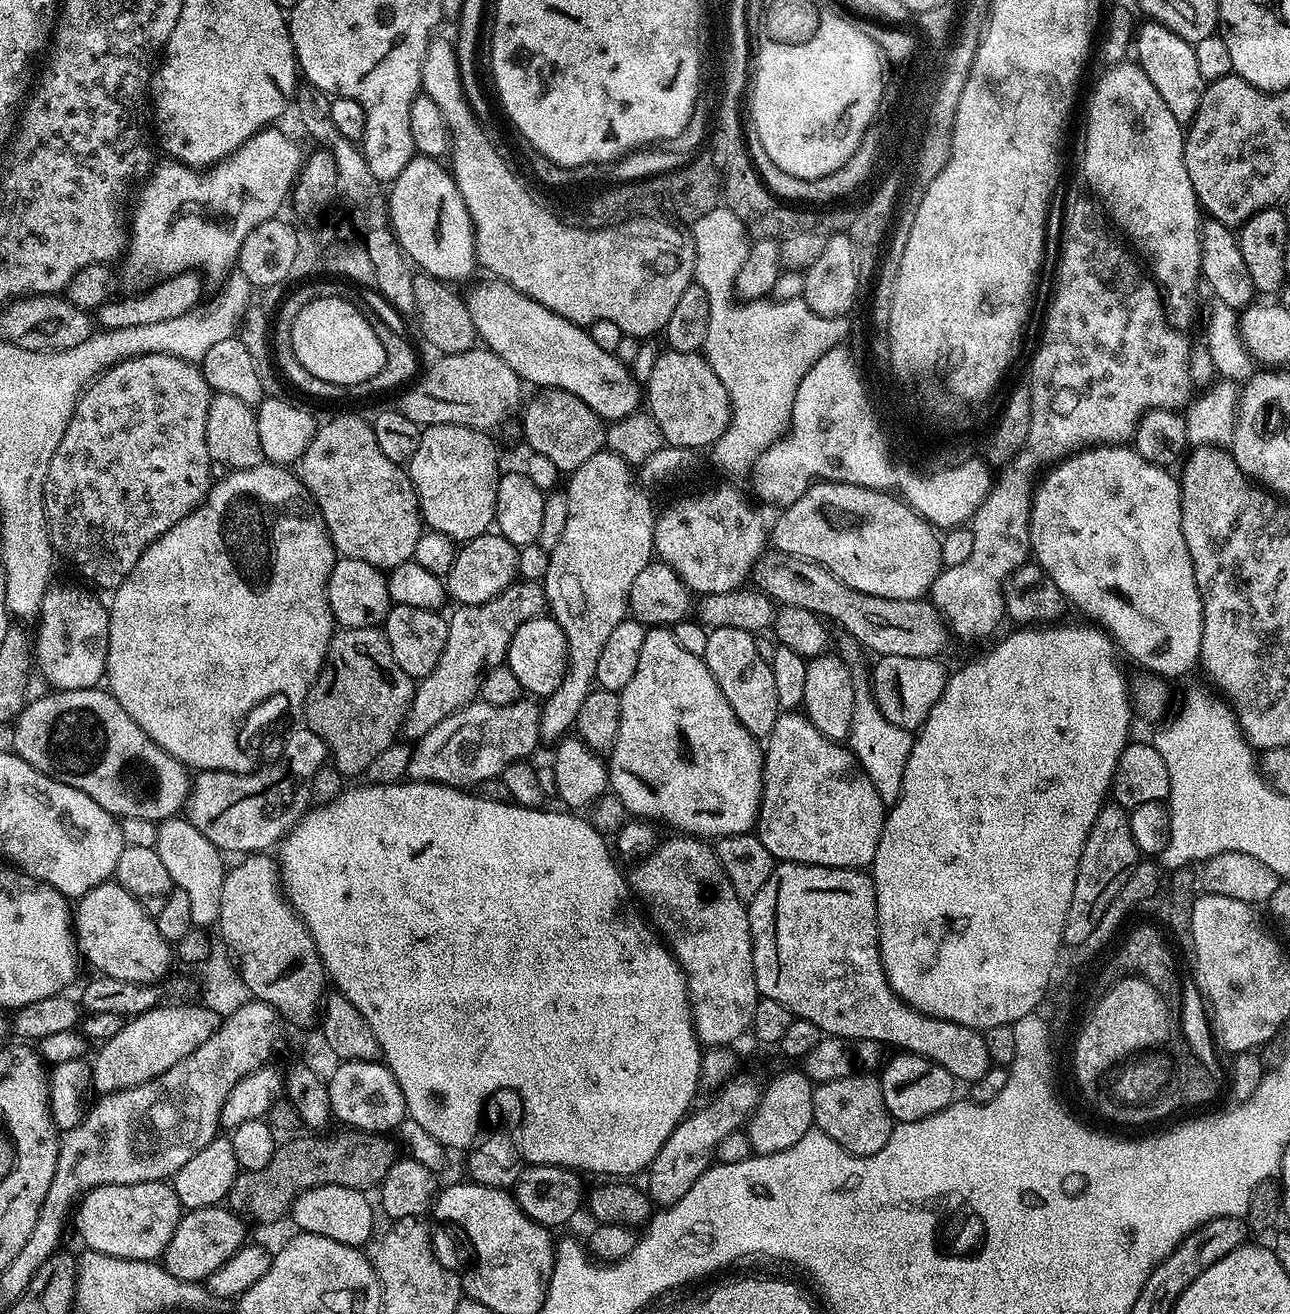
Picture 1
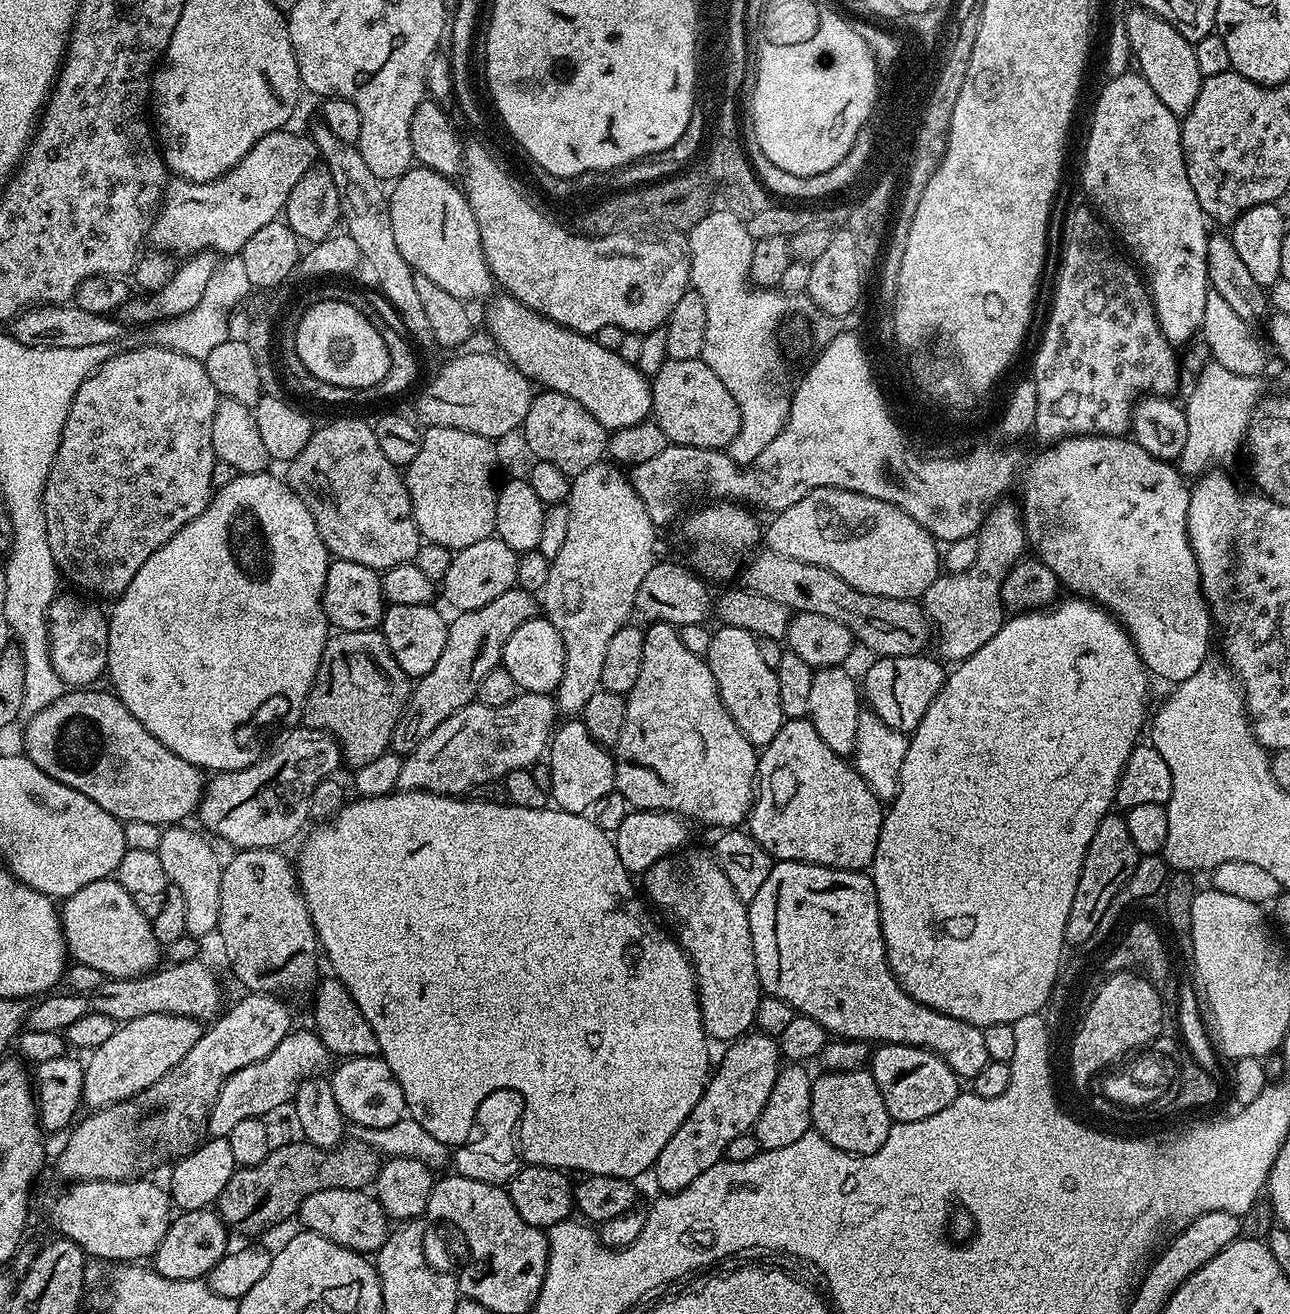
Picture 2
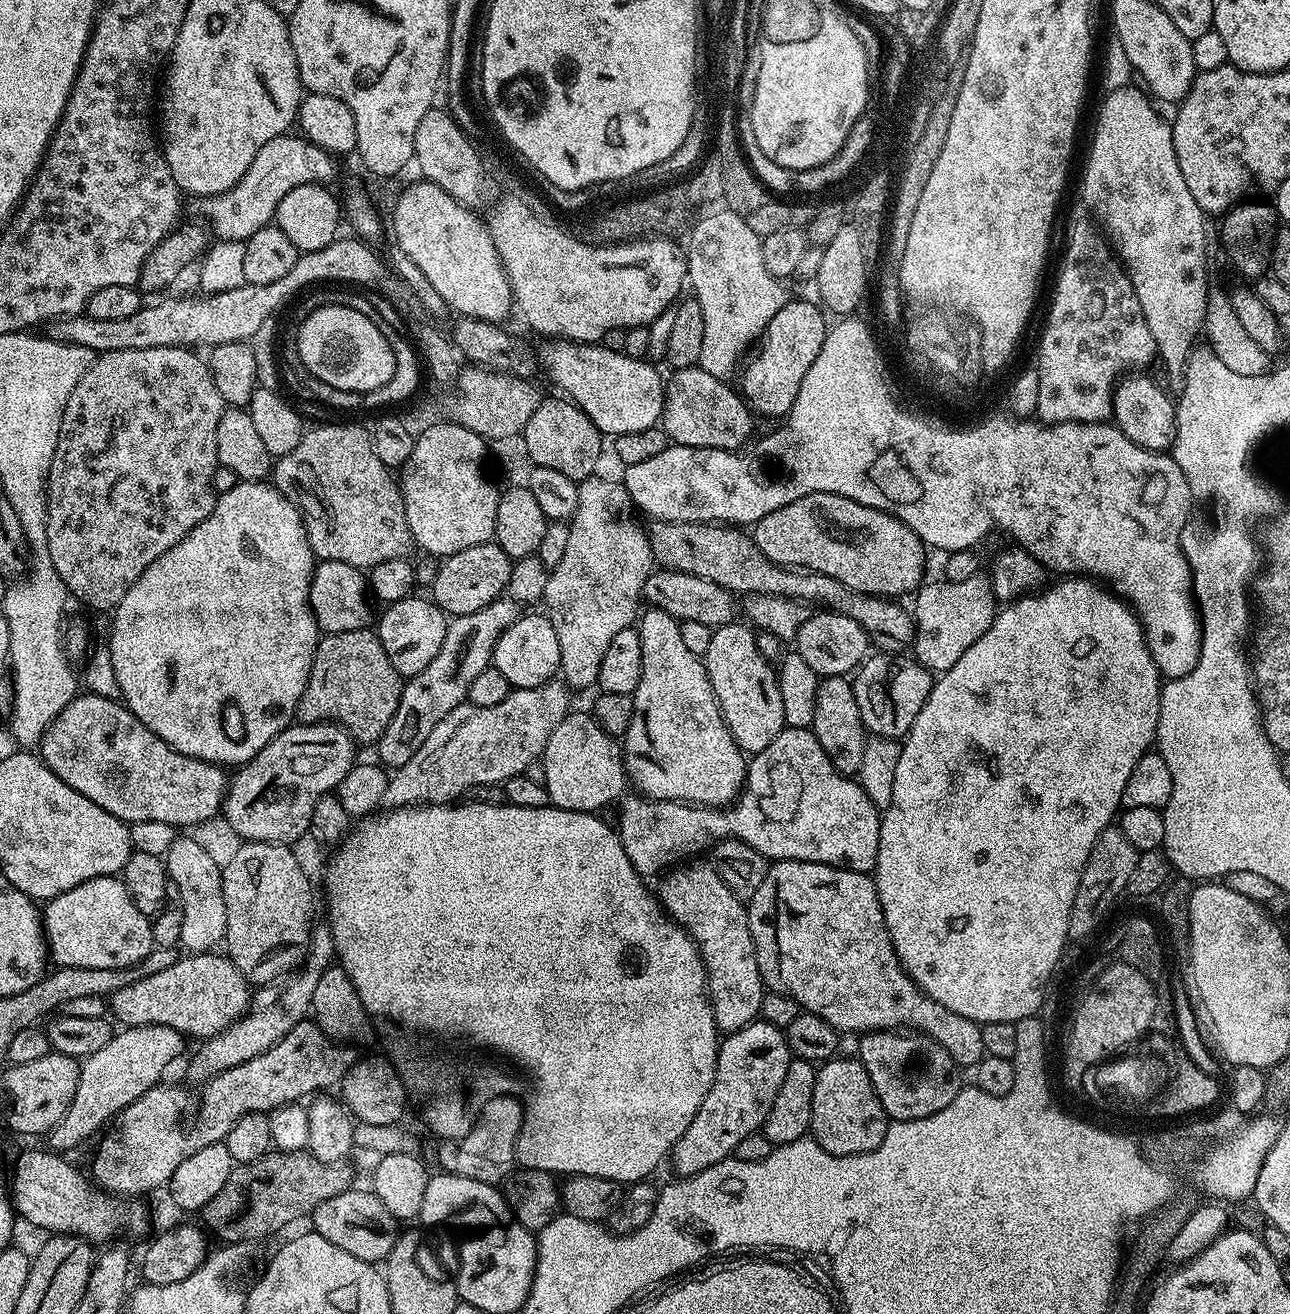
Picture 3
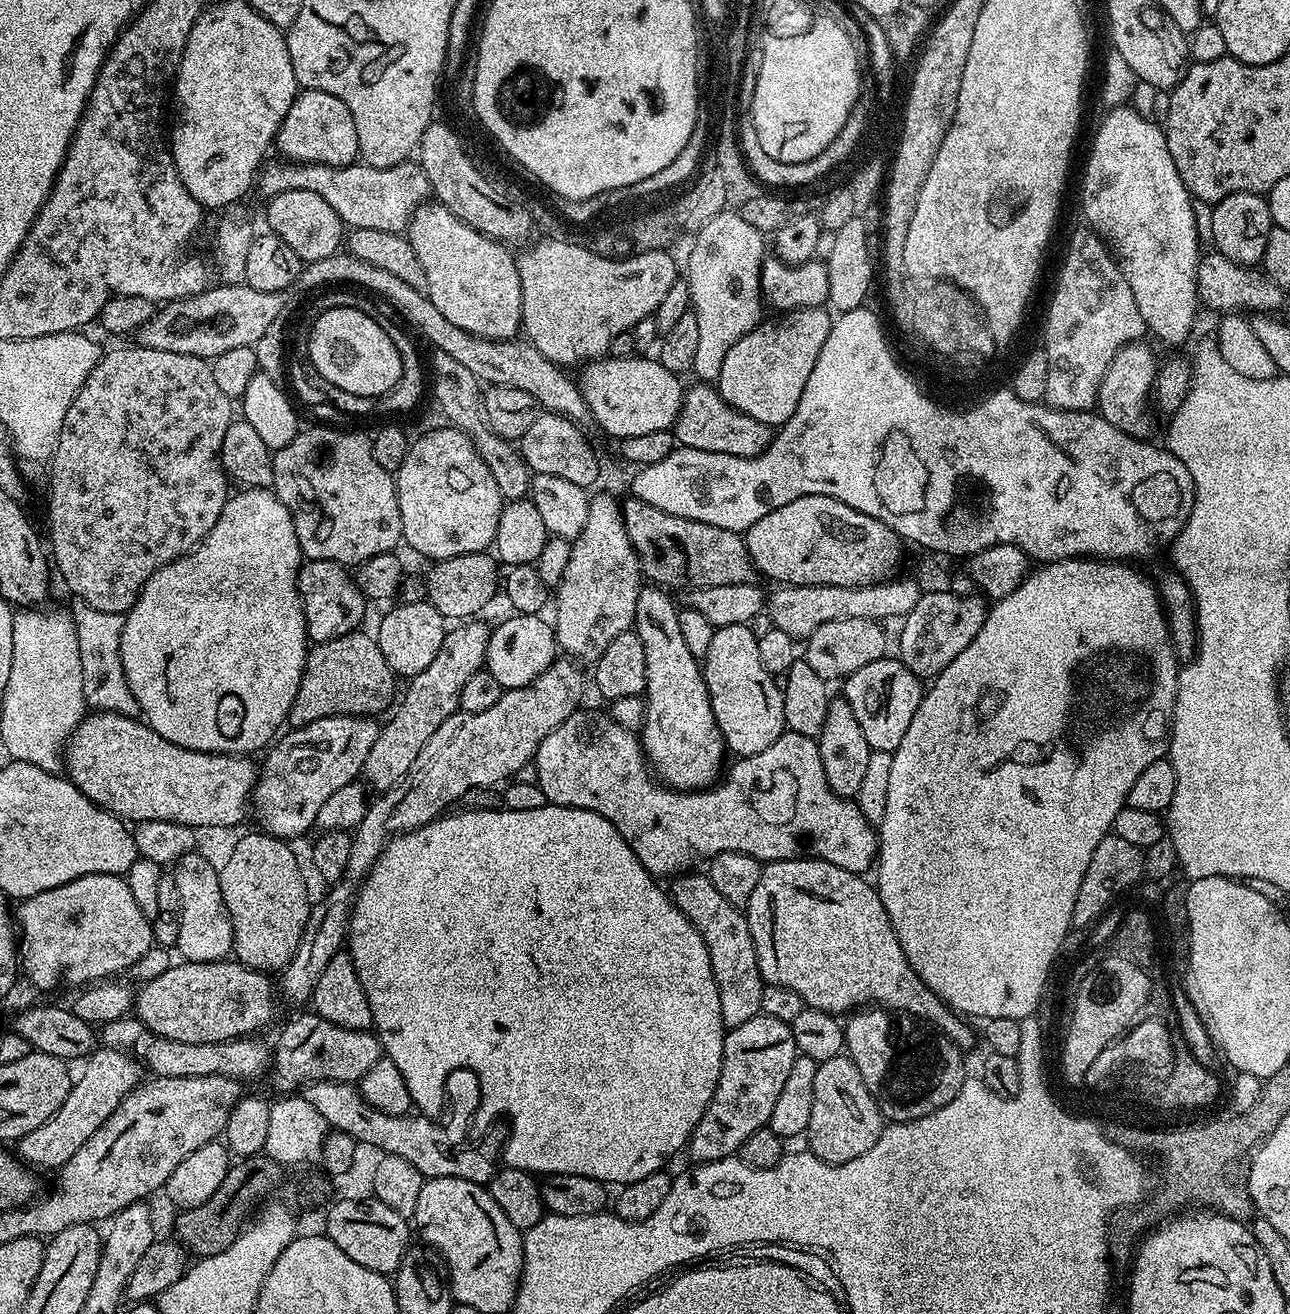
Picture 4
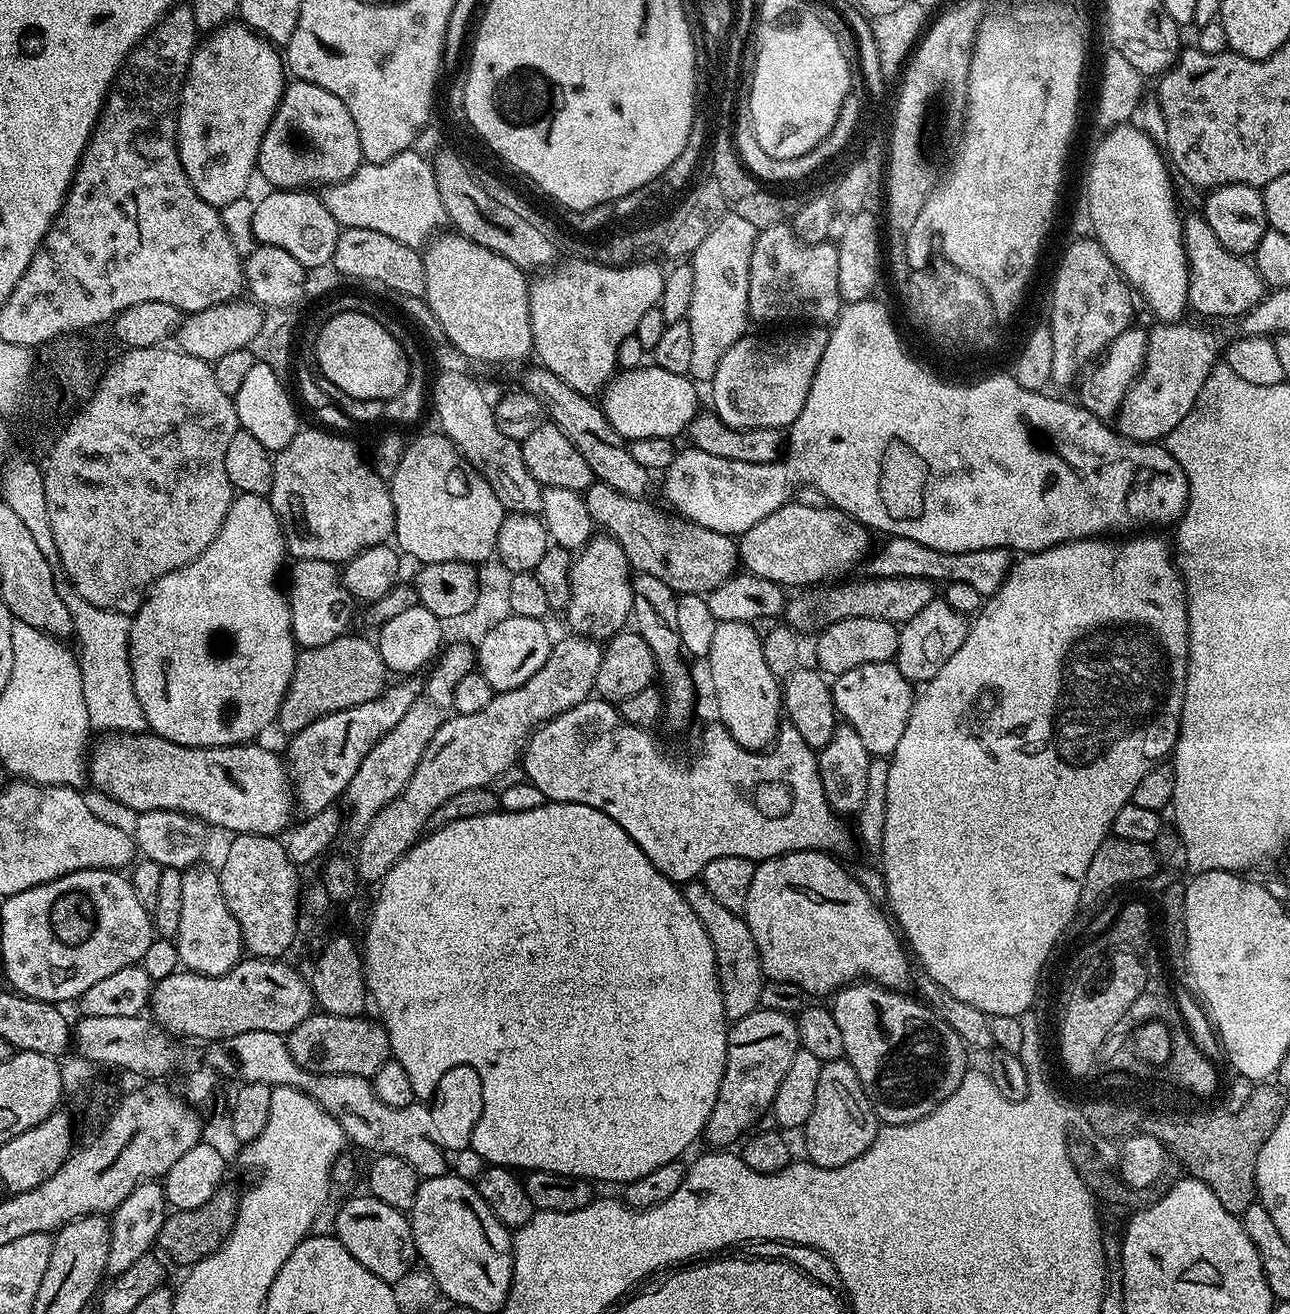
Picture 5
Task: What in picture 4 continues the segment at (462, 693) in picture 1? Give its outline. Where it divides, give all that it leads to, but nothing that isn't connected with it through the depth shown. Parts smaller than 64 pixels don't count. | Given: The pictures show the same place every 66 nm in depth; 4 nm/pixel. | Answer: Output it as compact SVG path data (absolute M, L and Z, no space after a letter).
M460 622L445 631L442 650L438 650L434 662L430 662L422 674L407 681L408 689L405 692L403 689L394 711L387 717L389 720L383 721L374 746L370 746L370 754L366 754L362 773L363 779L373 789L376 787L377 793L393 788L410 766L414 766L414 758L418 758L422 746L434 738L434 730L438 730L438 726L442 726L442 722L459 709L462 686L466 686L470 674L485 667L484 655L488 649L490 628L489 625L476 623L480 622Z

